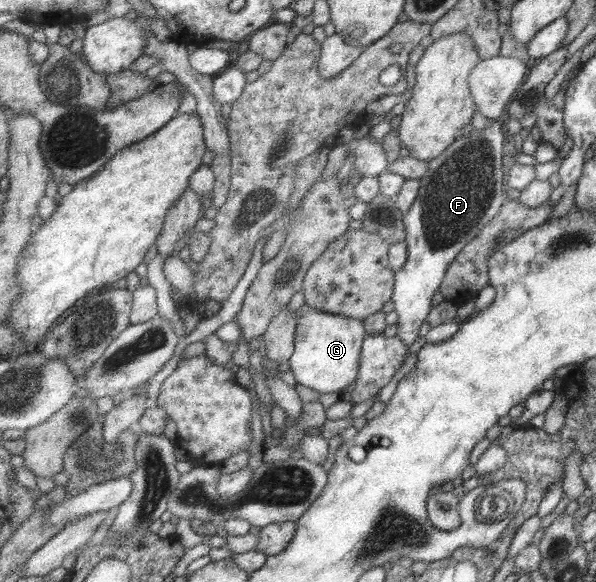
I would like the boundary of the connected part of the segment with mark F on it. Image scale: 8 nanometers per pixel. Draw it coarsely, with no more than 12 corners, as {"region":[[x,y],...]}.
{"region":[[501,123],[460,134],[402,216],[407,348],[447,266],[505,201]]}

